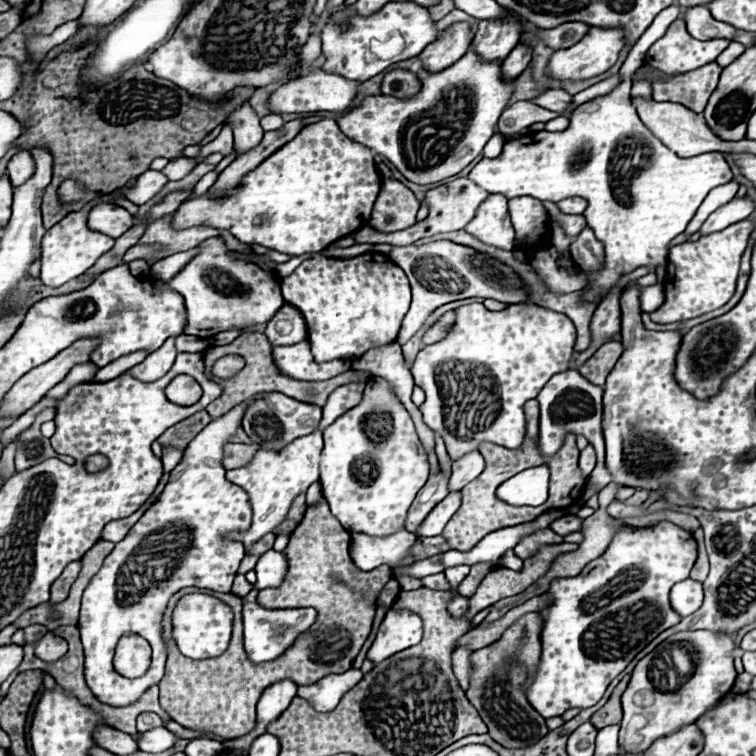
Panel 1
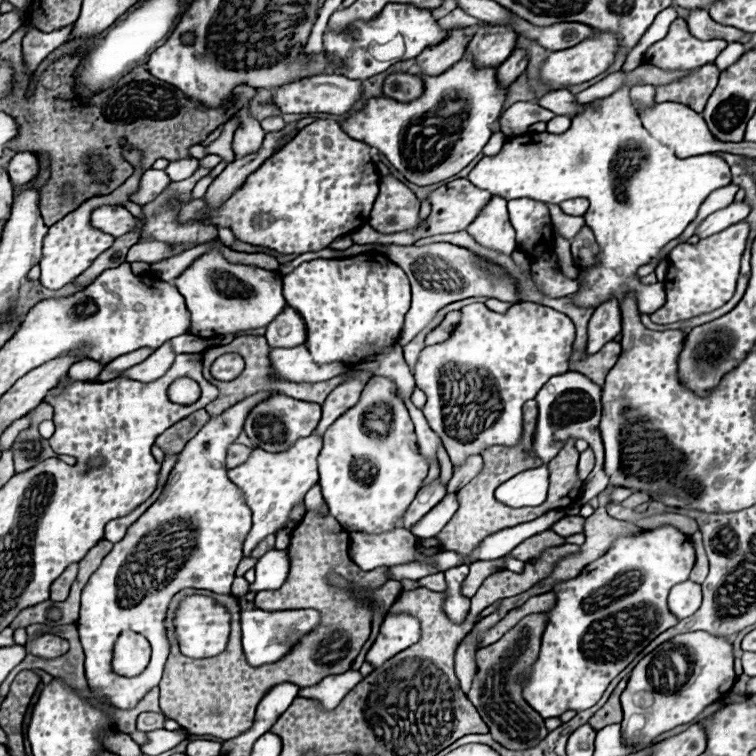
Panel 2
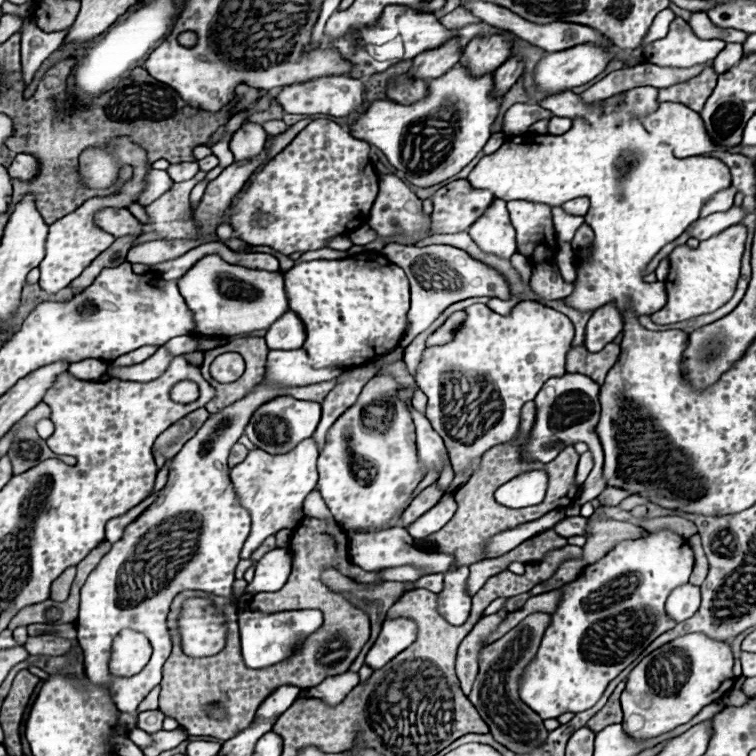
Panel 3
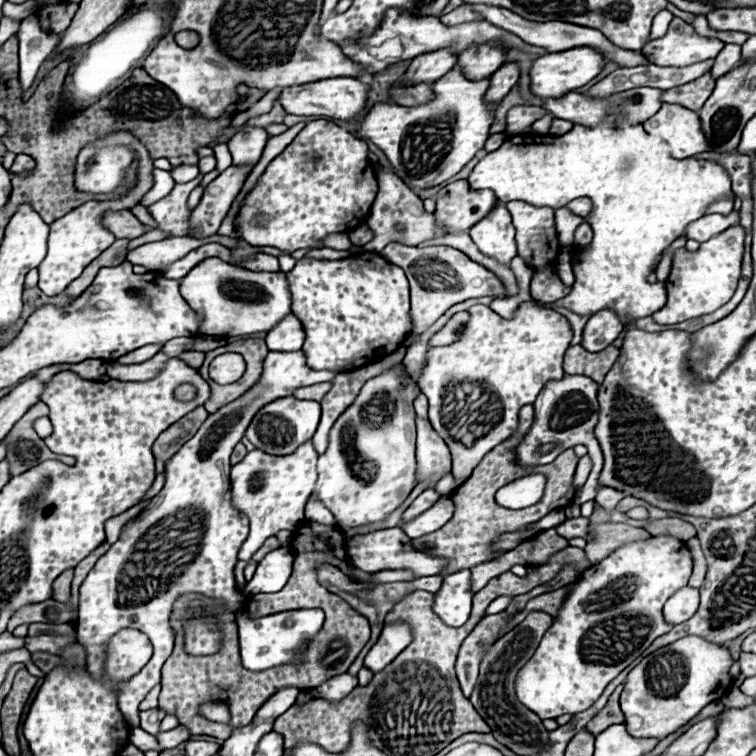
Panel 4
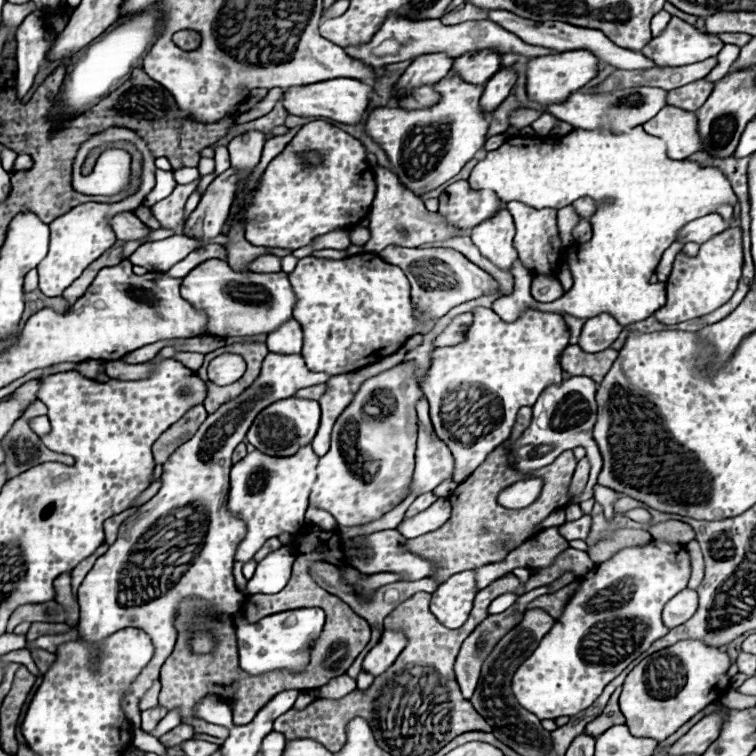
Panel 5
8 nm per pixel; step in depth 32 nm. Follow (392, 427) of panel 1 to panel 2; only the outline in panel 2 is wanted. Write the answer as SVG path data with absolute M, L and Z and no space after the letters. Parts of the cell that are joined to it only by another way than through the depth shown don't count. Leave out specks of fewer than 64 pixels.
M372 376L360 402L324 432L318 470L322 496L344 530L384 534L402 526L404 512L428 476L428 462L420 454L410 414L388 378Z

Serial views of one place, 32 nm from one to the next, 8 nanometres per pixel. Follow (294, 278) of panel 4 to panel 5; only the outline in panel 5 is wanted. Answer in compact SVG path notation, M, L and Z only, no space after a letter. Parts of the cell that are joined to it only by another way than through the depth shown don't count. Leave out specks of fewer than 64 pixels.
M362 252L344 260L326 260L308 256L298 260L294 272L288 274L292 290L296 294L294 318L300 322L304 332L304 348L302 356L306 366L314 372L328 372L328 374L346 374L354 372L362 366L374 364L384 356L394 354L410 336L426 334L434 322L420 326L414 318L414 308L410 302L410 284L404 272L384 262L378 254Z

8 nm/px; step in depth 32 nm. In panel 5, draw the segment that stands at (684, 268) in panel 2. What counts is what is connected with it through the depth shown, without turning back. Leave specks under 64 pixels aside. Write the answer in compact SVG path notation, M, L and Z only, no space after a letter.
M732 226L712 236L708 242L700 244L700 250L696 256L678 252L674 258L672 274L666 282L668 302L664 304L664 308L660 308L660 312L654 314L654 318L662 324L680 324L680 322L710 314L722 304L726 304L736 292L738 280L742 274L742 250L730 250L730 244L740 246L740 242L742 242L742 228Z

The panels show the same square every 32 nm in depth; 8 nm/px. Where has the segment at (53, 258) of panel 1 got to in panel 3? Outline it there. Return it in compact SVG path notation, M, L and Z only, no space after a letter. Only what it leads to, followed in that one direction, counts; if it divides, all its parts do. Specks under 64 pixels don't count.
M120 136L120 140L114 140L114 146L120 146L120 144L126 146L126 156L128 156L130 164L134 166L134 176L116 194L106 196L106 198L86 200L80 208L76 208L74 212L70 212L68 216L60 218L56 224L50 226L50 232L48 232L48 238L46 238L46 256L40 262L40 286L46 292L58 292L58 290L66 288L76 276L80 276L84 272L84 268L90 266L90 262L98 254L102 254L106 248L110 248L112 242L116 240L112 234L102 232L100 228L94 226L96 210L100 210L100 208L126 208L128 204L136 202L136 196L144 190L144 176L150 170L150 166L146 164L146 152L140 146L132 144L124 136Z

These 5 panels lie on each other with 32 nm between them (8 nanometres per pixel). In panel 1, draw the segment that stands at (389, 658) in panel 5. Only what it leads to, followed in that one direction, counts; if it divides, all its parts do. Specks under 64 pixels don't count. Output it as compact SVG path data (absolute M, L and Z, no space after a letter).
M388 610L372 648L368 650L368 658L378 664L388 656L416 646L422 640L422 618L410 610Z

